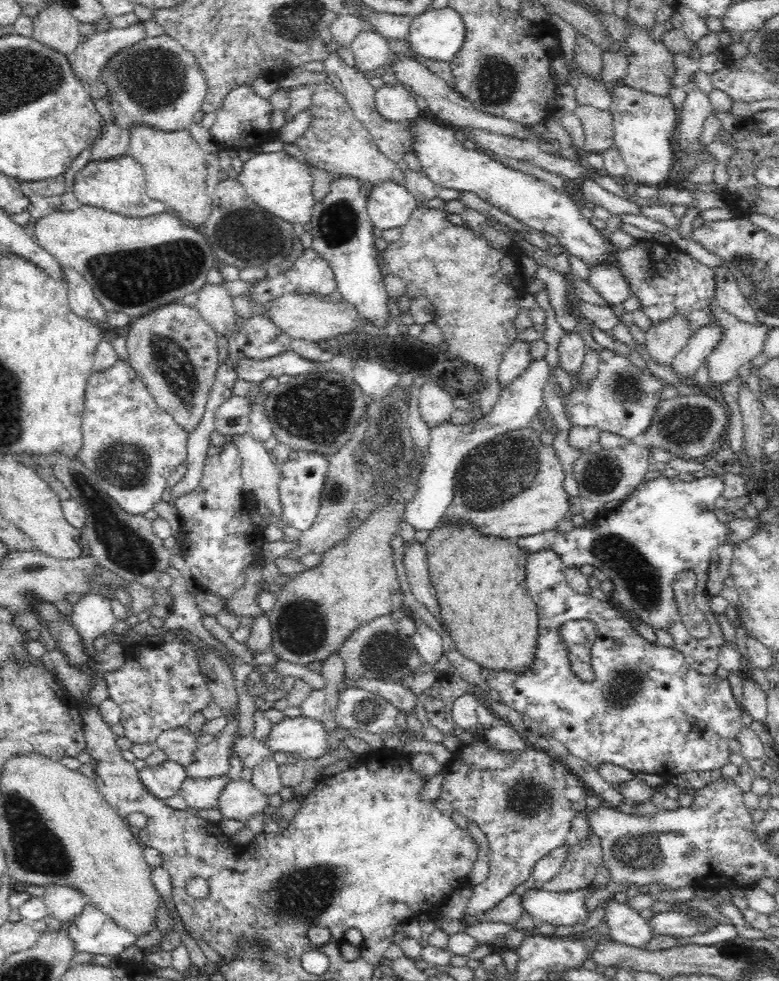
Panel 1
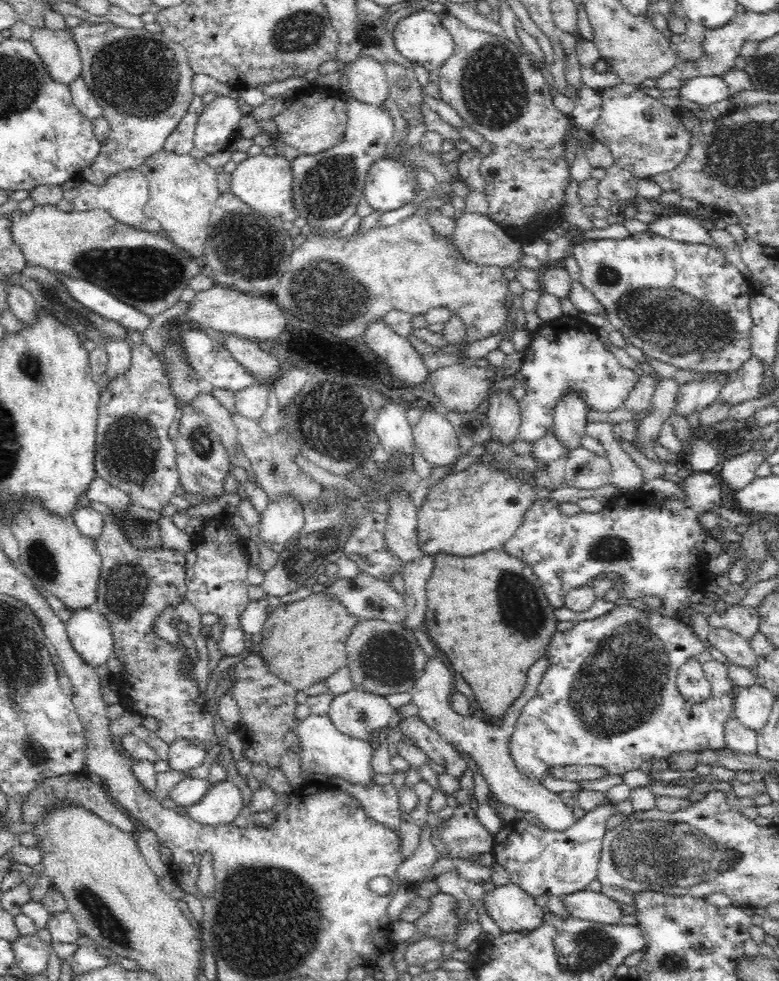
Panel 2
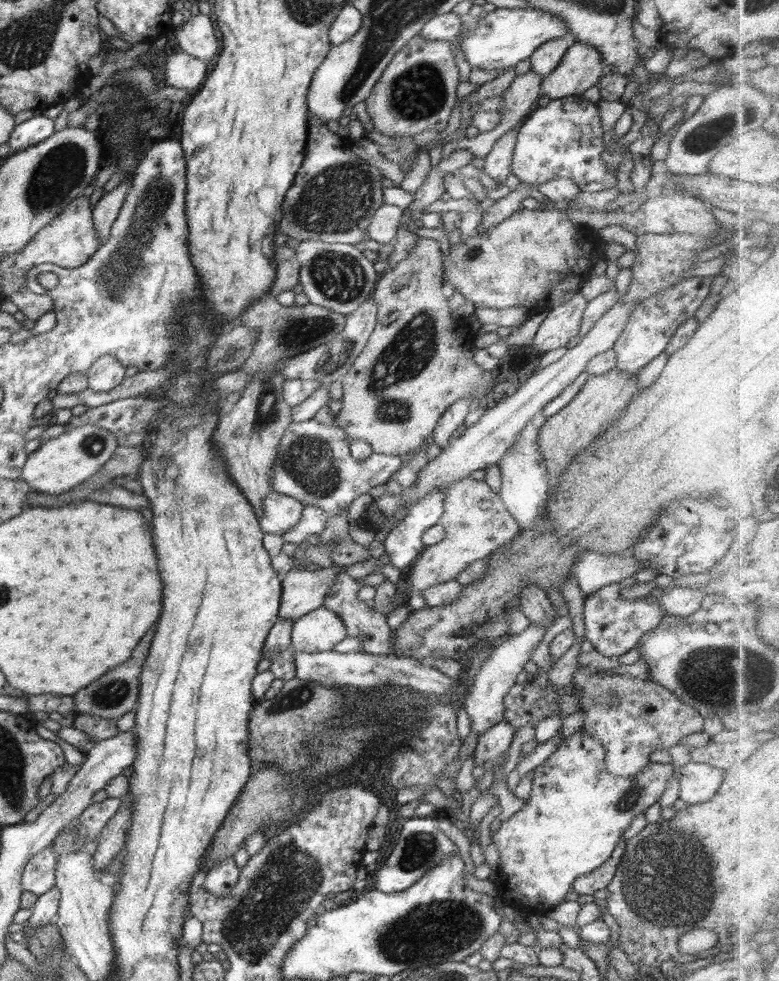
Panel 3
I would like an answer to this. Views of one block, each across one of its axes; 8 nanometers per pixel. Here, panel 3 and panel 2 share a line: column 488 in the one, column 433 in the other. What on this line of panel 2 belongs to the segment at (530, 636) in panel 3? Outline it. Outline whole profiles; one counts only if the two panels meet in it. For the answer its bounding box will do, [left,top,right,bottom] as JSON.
[409,652,576,832]

